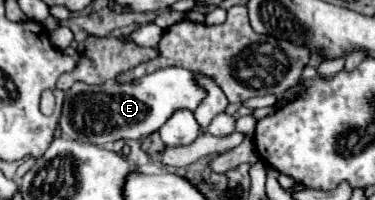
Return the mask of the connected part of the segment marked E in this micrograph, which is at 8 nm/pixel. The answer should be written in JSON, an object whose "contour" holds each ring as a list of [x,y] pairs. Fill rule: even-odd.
{"contour":[[[166,68],[140,78],[138,82],[118,84],[116,80],[104,82],[100,86],[90,86],[86,82],[74,82],[66,92],[64,110],[60,116],[60,132],[64,138],[90,142],[90,144],[110,144],[120,138],[144,138],[156,130],[176,112],[190,110],[196,112],[200,102],[206,98],[204,86],[198,84],[196,74],[188,68]]]}

